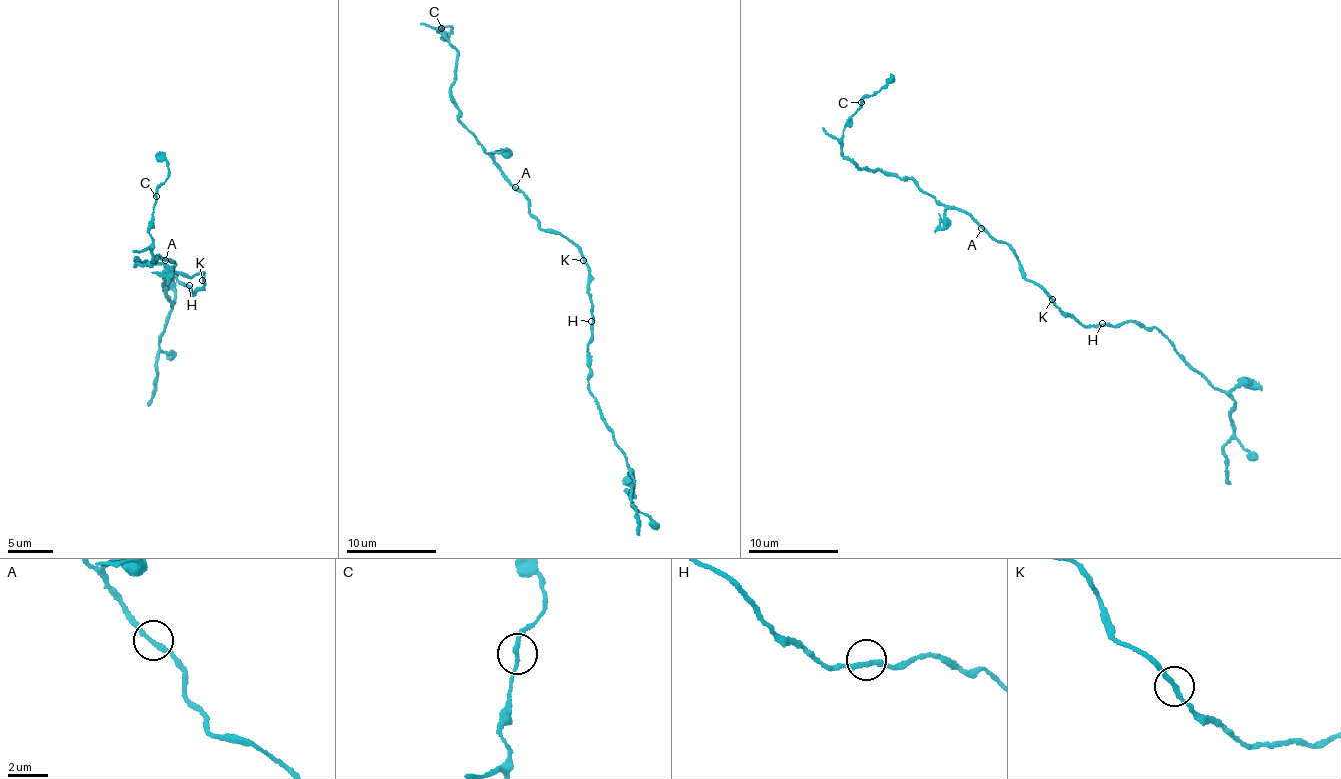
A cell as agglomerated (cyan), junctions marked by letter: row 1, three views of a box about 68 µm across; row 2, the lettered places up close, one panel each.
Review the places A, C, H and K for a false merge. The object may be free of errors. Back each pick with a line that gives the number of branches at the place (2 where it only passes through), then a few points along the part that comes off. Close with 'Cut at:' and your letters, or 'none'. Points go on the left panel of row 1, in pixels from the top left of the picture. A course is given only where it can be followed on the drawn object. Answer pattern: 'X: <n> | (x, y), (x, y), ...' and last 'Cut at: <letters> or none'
Cut at: none

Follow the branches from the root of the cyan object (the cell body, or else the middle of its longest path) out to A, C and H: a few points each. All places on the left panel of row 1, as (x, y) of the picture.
A: (197, 273), (194, 276), (179, 274), (174, 271), (175, 264), (170, 262), (173, 261), (165, 260)
C: (197, 273), (179, 274), (156, 255), (137, 264), (157, 260), (149, 230), (157, 196)
H: (197, 273), (204, 275), (200, 288), (193, 294), (189, 285)

